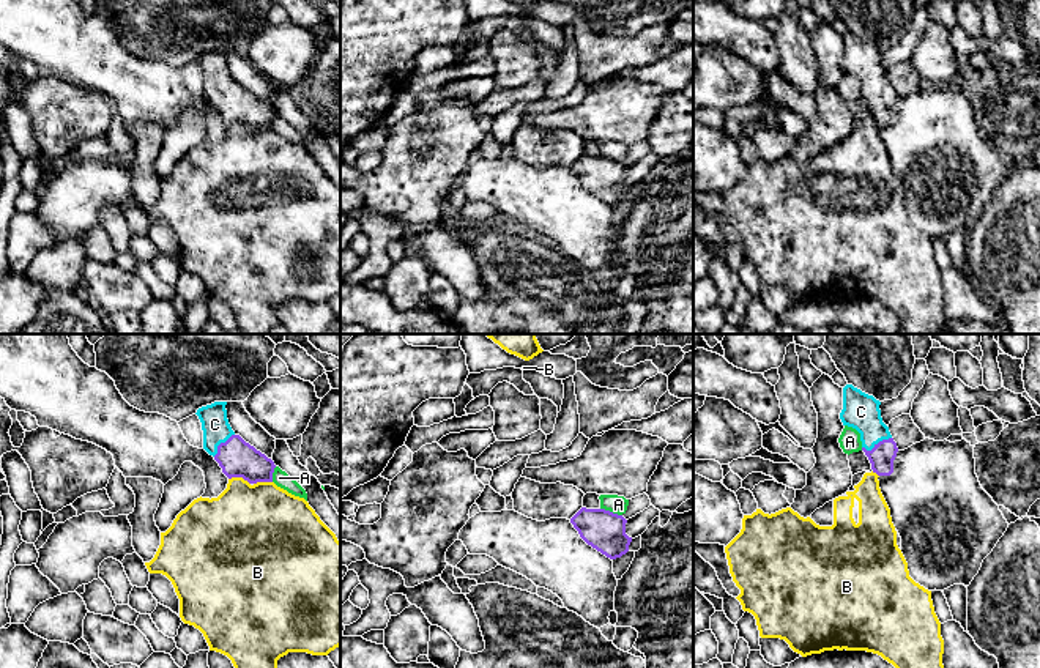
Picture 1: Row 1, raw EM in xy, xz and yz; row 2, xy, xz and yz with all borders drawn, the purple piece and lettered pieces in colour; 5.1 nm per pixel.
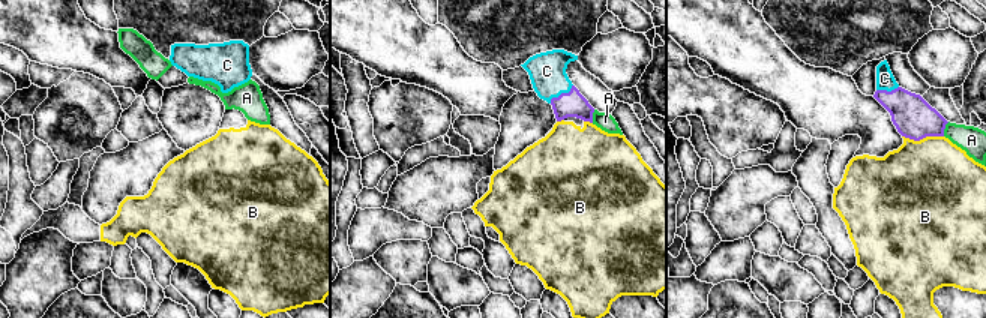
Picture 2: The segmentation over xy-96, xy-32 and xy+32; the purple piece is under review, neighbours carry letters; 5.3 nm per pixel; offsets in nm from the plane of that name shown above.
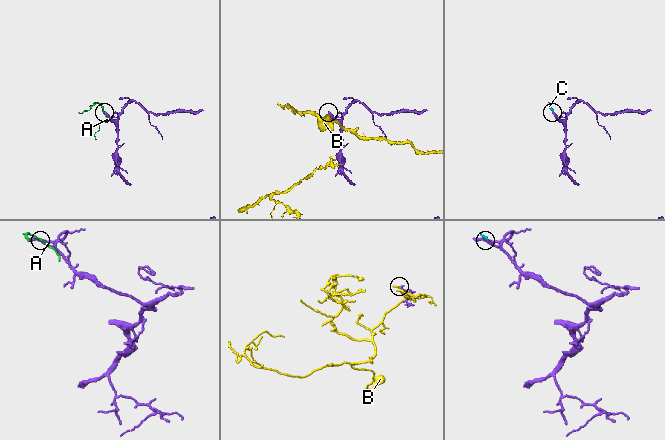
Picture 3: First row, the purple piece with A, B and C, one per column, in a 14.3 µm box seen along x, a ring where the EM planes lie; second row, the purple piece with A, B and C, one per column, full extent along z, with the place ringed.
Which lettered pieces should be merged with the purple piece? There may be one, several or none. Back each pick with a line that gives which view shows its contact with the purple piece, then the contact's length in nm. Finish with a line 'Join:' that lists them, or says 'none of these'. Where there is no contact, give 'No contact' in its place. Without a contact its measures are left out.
C: Touches purple in yz. Shared border 160 nm
Join: C

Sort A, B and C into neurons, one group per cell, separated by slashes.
A / B / C

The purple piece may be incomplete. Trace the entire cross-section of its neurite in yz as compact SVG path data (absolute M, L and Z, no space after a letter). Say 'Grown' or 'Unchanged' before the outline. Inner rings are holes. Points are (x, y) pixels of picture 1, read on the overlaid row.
Grown. M852 384L843 388L843 410L840 419L843 425L852 427L860 433L862 451L878 476L893 473L893 460L898 447L889 427L882 422L881 402L862 392Z

